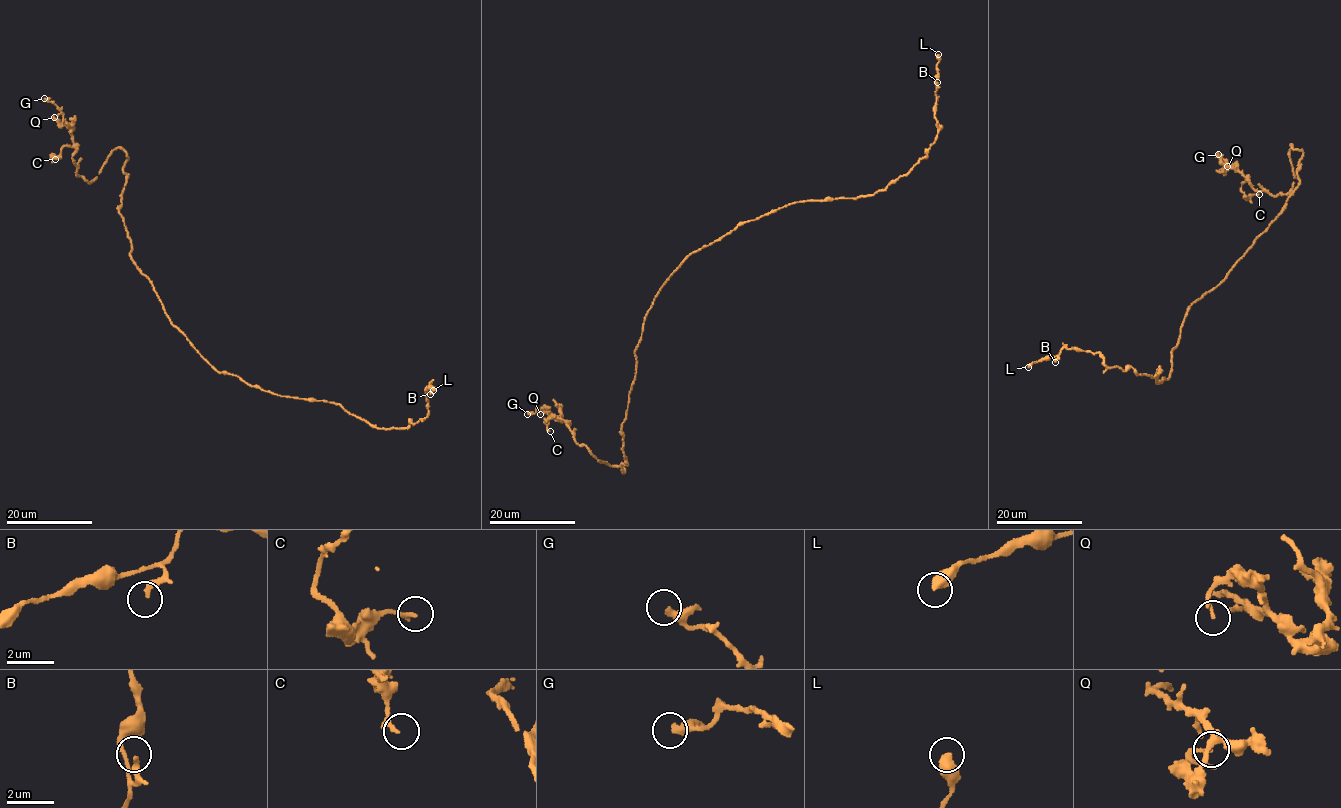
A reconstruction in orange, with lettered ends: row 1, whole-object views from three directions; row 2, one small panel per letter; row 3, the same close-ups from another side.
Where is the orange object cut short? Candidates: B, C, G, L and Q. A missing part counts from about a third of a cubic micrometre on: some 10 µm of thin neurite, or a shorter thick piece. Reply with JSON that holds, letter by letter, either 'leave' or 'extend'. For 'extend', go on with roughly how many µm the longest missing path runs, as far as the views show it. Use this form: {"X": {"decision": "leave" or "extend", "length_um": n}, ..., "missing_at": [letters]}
{"B": {"decision": "leave"}, "C": {"decision": "leave"}, "G": {"decision": "leave"}, "L": {"decision": "leave"}, "Q": {"decision": "leave"}, "missing_at": []}

